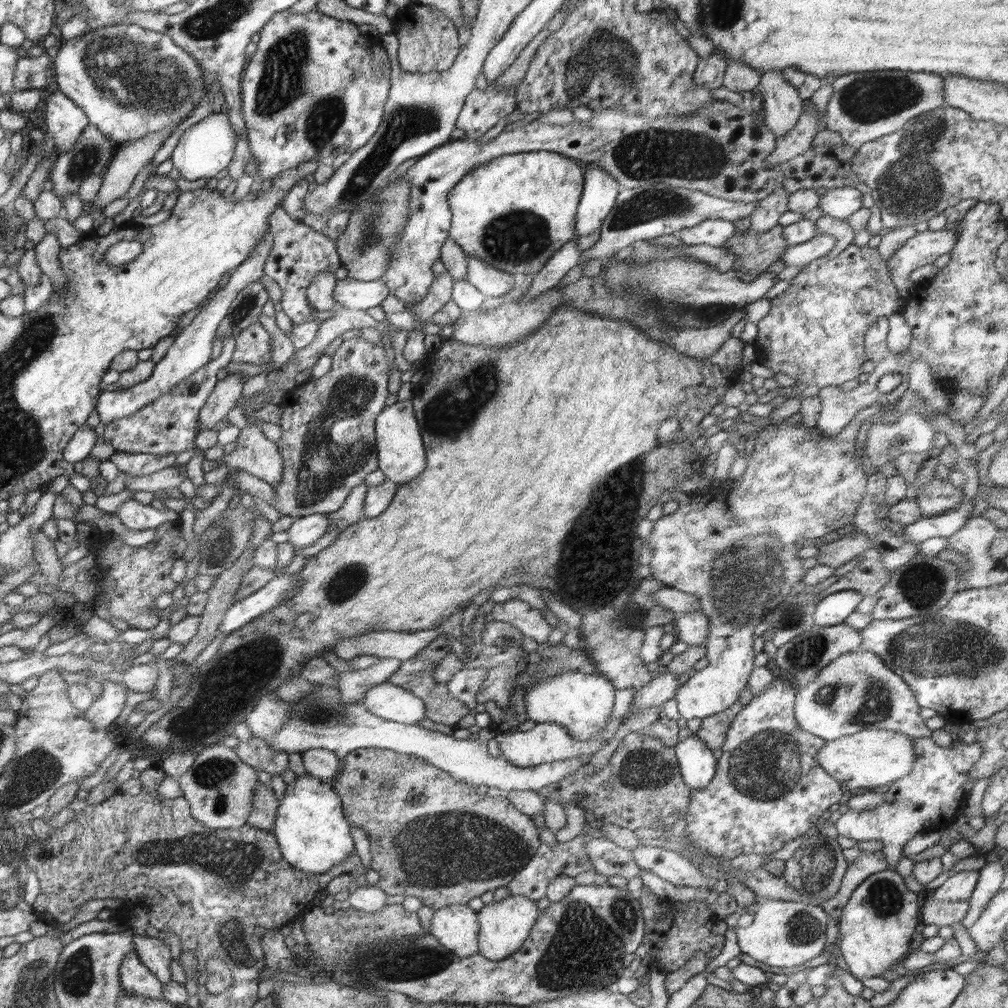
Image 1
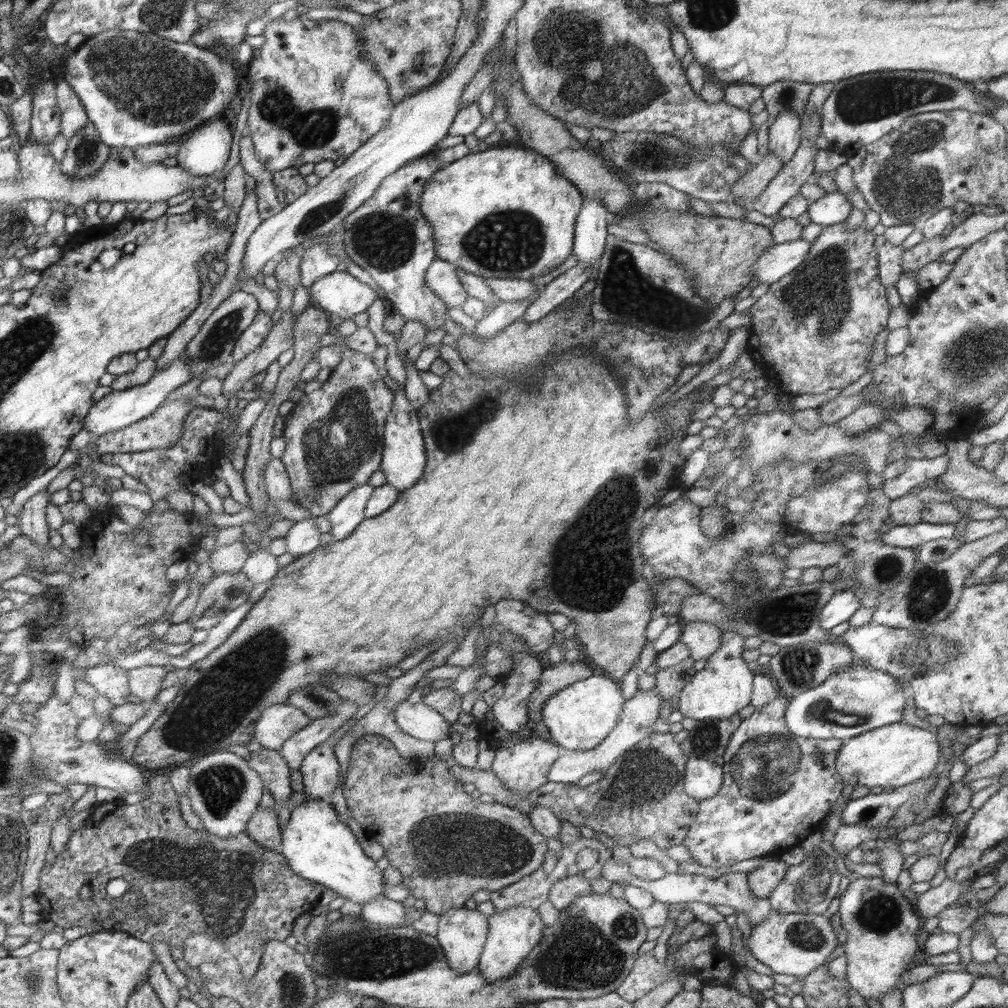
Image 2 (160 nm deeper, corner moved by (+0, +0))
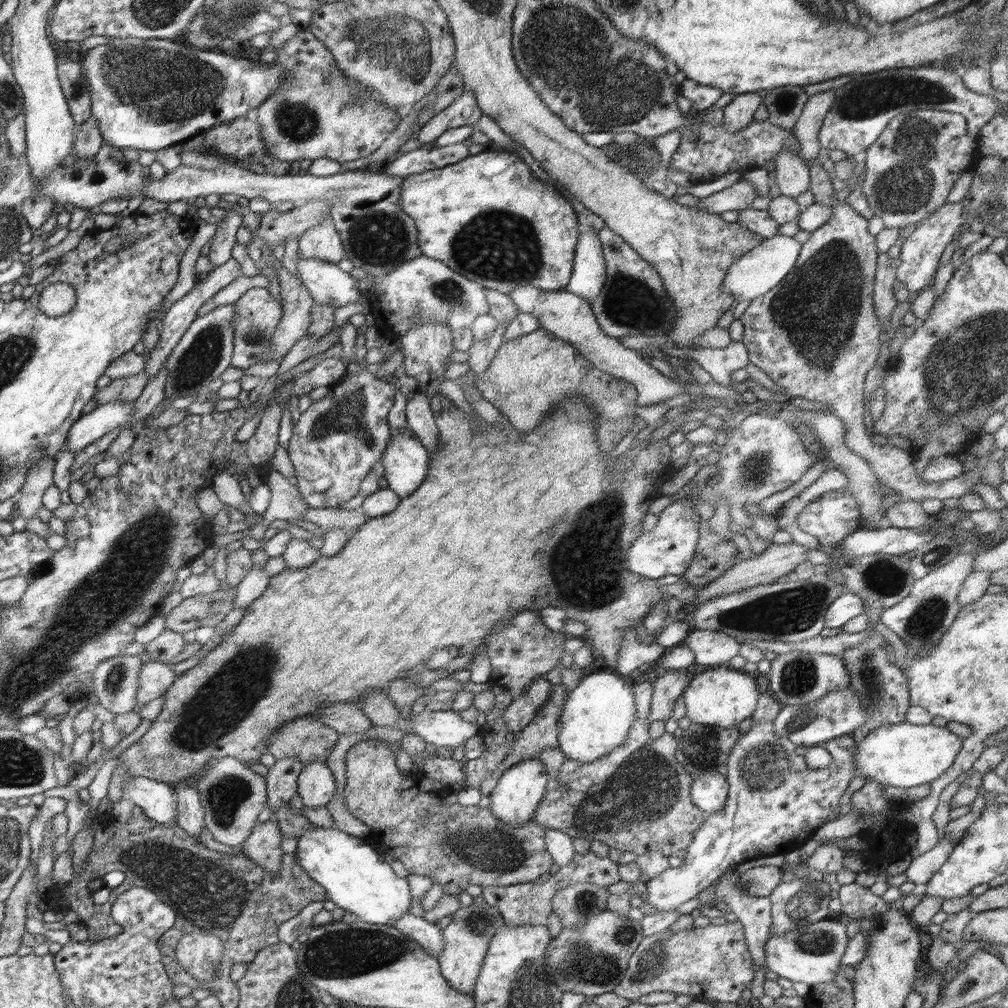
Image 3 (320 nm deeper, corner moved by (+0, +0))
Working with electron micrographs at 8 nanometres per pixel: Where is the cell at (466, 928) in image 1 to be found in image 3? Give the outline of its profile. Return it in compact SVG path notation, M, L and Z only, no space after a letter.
M487 903L461 907L451 918L450 924L442 930L443 951L437 959L442 976L450 983L450 987L458 993L472 995L490 941L504 924L503 919L498 909Z

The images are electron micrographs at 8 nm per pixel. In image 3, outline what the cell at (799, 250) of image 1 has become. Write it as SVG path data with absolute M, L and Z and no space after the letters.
M778 234L764 239L758 246L738 257L738 260L727 268L726 276L723 278L723 290L726 294L733 294L736 304L741 300L752 302L764 296L795 267L802 245L793 237L786 235Z

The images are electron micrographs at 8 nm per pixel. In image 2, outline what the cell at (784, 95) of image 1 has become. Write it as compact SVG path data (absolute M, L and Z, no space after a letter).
M786 110L771 120L768 148L780 157L782 165L797 153L801 141L800 117L793 110Z

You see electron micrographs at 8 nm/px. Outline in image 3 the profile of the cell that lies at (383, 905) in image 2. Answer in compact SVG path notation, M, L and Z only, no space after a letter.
M407 913L406 915L392 921L390 923L406 937L410 938L418 945L424 944L424 950L432 956L438 956L443 951L444 942L442 942L442 928L438 928L437 924L432 924Z

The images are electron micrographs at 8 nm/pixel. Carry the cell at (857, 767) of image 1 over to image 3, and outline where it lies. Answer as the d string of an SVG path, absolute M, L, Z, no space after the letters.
M900 722L898 724L884 724L872 729L872 732L857 742L855 752L855 769L858 775L864 775L866 780L874 779L881 782L884 786L895 786L900 790L903 788L912 788L920 784L928 784L936 780L940 775L947 771L953 762L957 759L963 745L967 743L960 735L952 733L947 727L932 725L917 725L909 722Z

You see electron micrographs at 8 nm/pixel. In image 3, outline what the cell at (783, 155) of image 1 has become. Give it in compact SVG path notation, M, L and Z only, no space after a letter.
M739 180L729 188L701 198L695 209L721 215L728 210L741 211L750 208L756 198L755 186L751 182Z

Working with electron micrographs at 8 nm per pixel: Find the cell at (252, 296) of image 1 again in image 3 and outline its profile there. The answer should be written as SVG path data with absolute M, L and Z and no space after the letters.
M234 303L220 305L202 317L196 317L178 346L170 353L165 362L168 378L164 384L165 399L177 399L196 395L208 389L210 382L219 378L231 367L233 357L232 319Z

